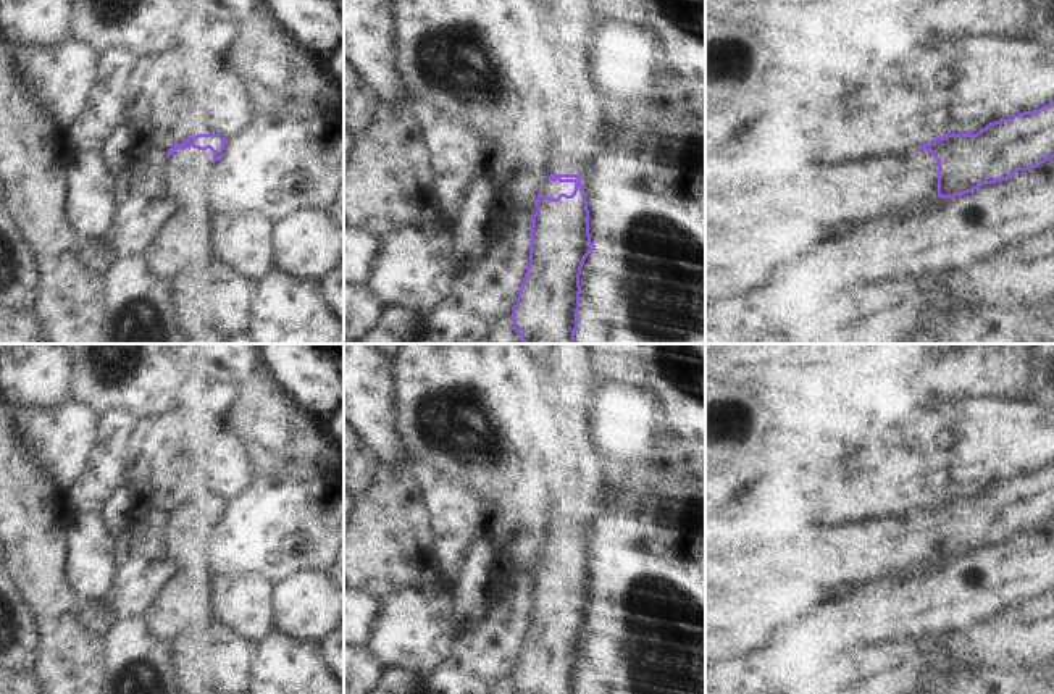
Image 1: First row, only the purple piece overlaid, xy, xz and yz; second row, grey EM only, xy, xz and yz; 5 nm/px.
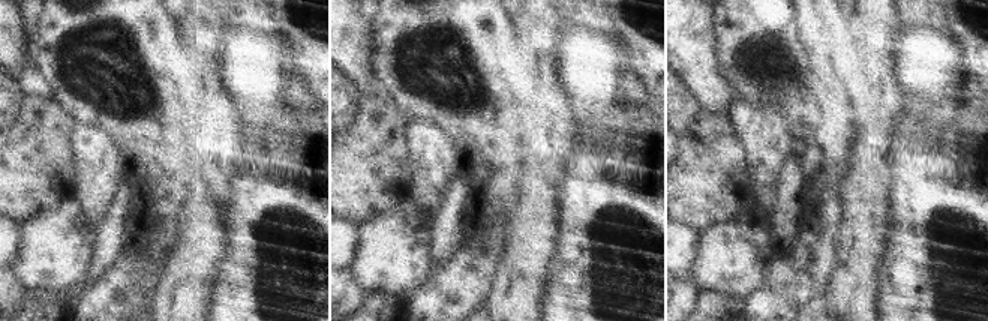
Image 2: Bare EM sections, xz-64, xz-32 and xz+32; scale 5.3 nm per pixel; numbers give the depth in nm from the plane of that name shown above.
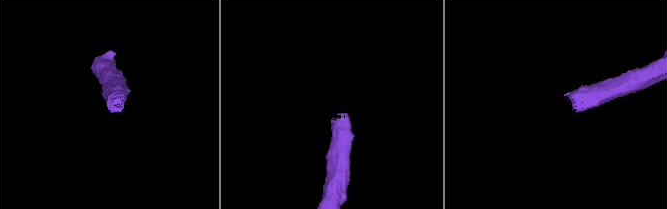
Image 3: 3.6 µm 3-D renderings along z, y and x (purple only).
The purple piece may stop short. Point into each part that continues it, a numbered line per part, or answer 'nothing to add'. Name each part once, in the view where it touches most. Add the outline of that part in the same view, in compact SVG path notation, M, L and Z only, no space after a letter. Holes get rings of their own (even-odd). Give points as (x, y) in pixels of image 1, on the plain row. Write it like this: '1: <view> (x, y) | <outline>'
nothing to add

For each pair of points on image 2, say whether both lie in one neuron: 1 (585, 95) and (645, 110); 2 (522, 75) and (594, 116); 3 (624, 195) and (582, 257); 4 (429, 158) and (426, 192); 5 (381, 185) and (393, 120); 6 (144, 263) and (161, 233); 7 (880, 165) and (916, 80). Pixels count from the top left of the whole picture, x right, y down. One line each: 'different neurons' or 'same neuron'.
1: same neuron
2: different neurons
3: same neuron
4: same neuron
5: same neuron
6: same neuron
7: different neurons

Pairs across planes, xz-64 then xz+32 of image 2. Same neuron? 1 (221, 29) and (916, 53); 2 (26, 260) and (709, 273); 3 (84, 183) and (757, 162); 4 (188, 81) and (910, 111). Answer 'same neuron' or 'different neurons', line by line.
1: same neuron
2: same neuron
3: same neuron
4: different neurons

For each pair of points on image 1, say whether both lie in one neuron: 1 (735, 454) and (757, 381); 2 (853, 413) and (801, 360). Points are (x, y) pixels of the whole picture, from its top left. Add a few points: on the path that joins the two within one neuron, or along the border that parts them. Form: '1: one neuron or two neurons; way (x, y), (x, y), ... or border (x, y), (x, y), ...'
1: one neuron; way (751, 436), (756, 399)
2: two neurons; border (836, 370), (817, 384), (809, 383)

